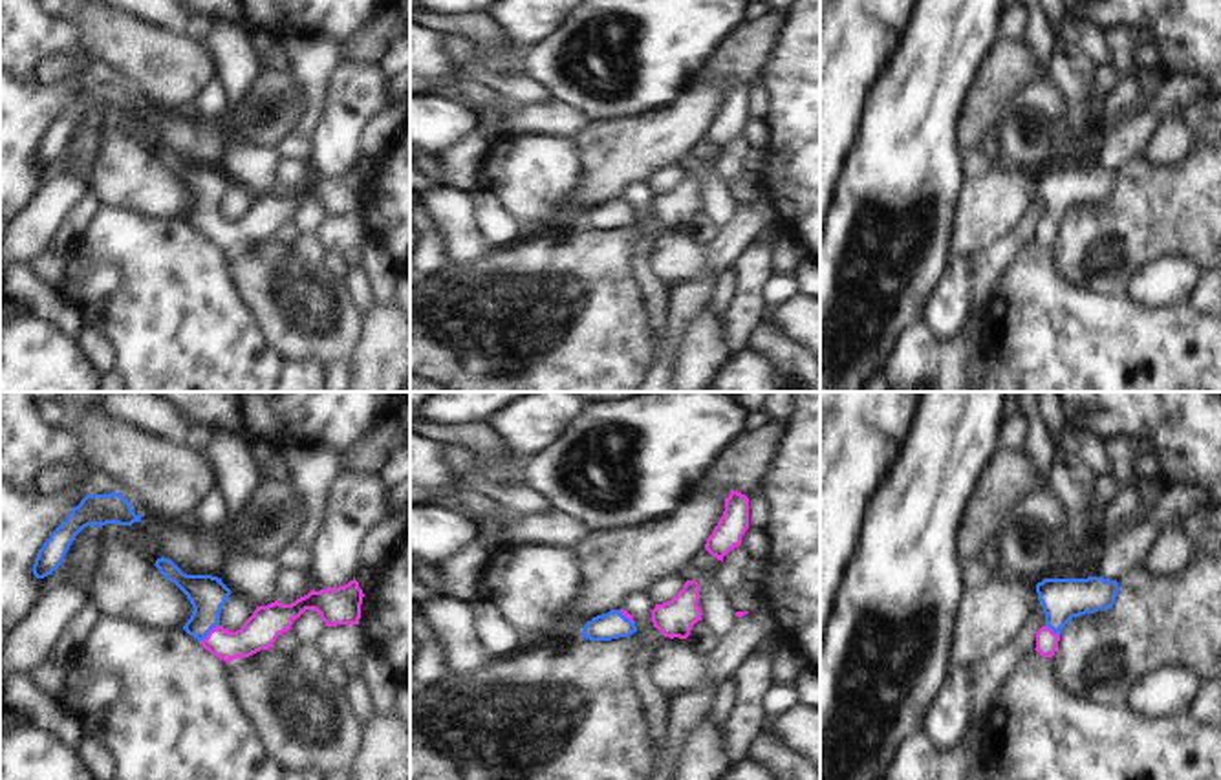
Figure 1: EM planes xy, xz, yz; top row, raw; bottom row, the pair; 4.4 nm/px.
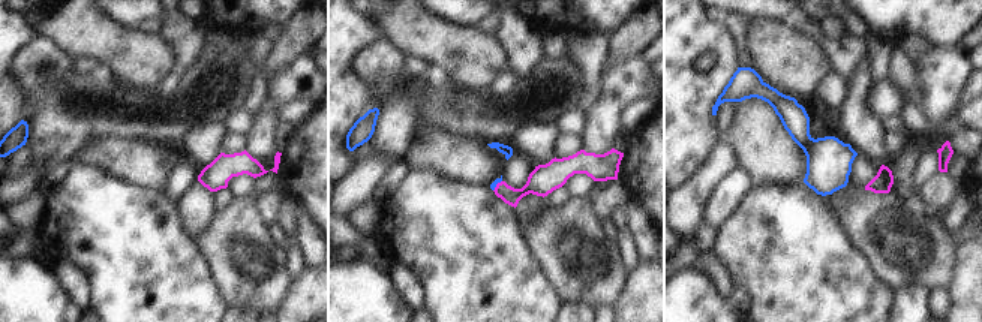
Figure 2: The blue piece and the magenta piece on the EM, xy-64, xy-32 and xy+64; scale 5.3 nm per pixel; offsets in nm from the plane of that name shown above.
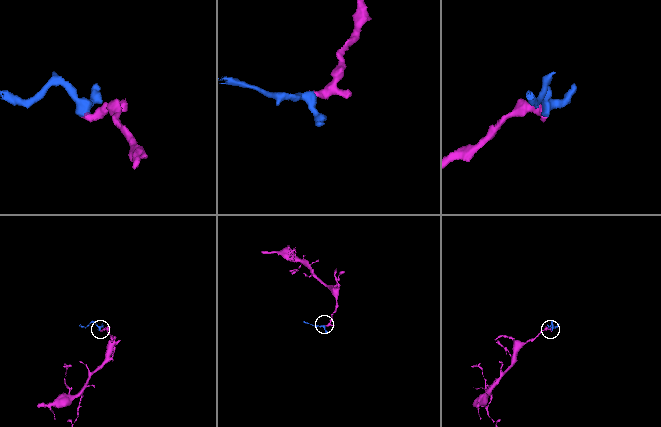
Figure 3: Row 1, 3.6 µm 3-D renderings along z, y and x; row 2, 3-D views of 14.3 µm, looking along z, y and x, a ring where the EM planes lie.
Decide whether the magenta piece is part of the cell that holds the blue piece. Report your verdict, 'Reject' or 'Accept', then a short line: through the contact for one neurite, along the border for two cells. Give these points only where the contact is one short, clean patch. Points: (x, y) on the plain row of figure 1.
Accept. Line: xy (207, 184), (209, 220), (218, 229), (260, 220).

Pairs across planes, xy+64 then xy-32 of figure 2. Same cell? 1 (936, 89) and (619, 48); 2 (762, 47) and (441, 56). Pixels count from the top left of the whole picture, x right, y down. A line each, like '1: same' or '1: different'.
1: different
2: same

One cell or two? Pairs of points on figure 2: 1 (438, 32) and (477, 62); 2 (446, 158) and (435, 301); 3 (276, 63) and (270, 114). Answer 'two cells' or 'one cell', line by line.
1: one cell
2: two cells
3: two cells

